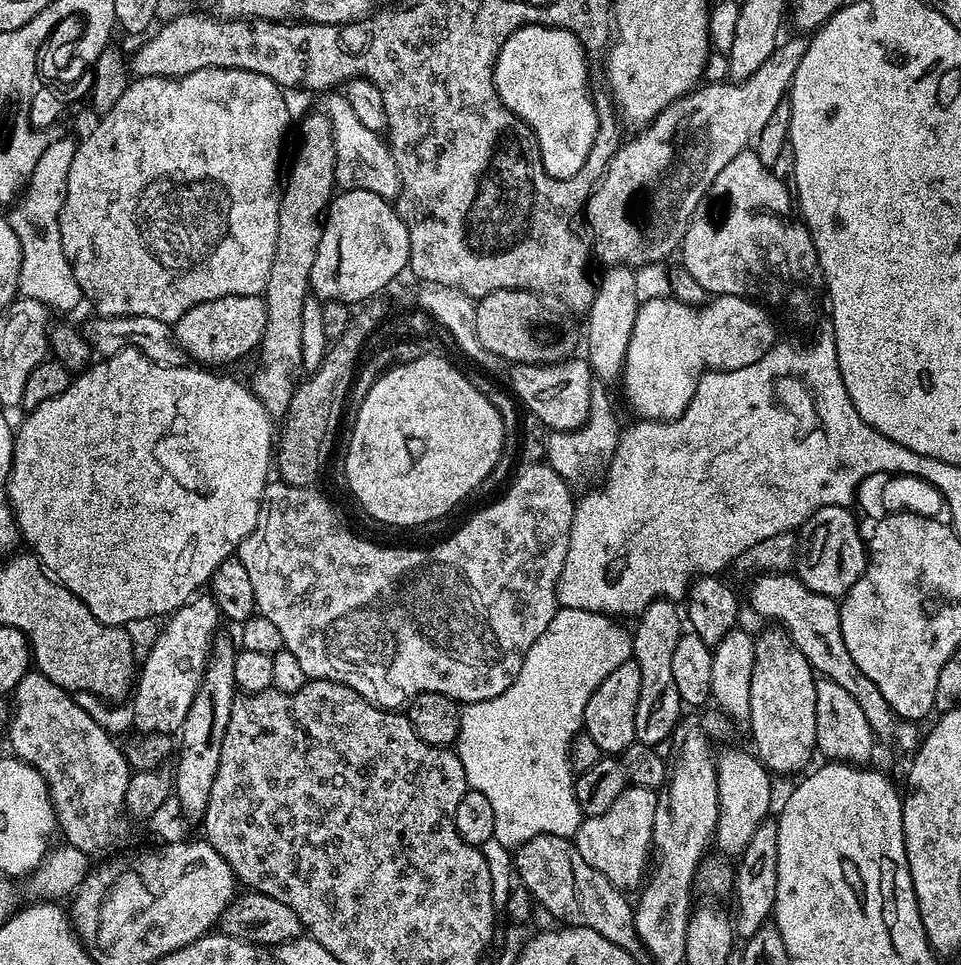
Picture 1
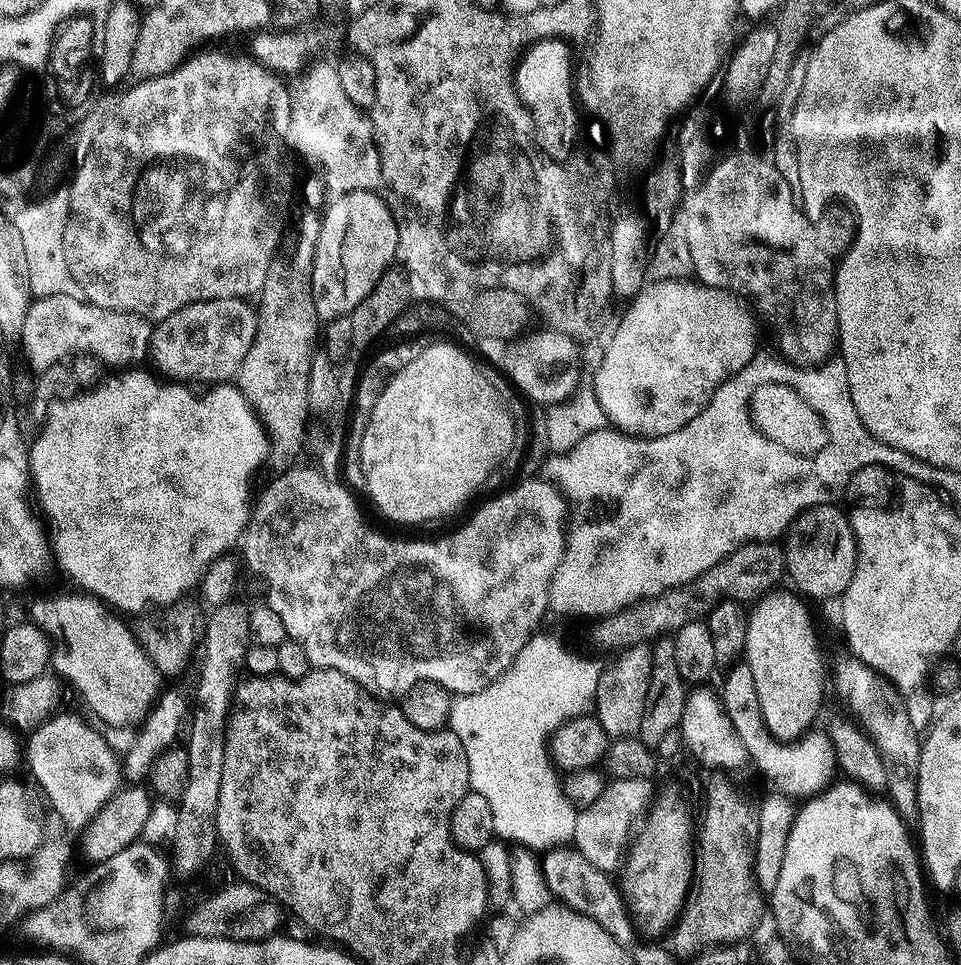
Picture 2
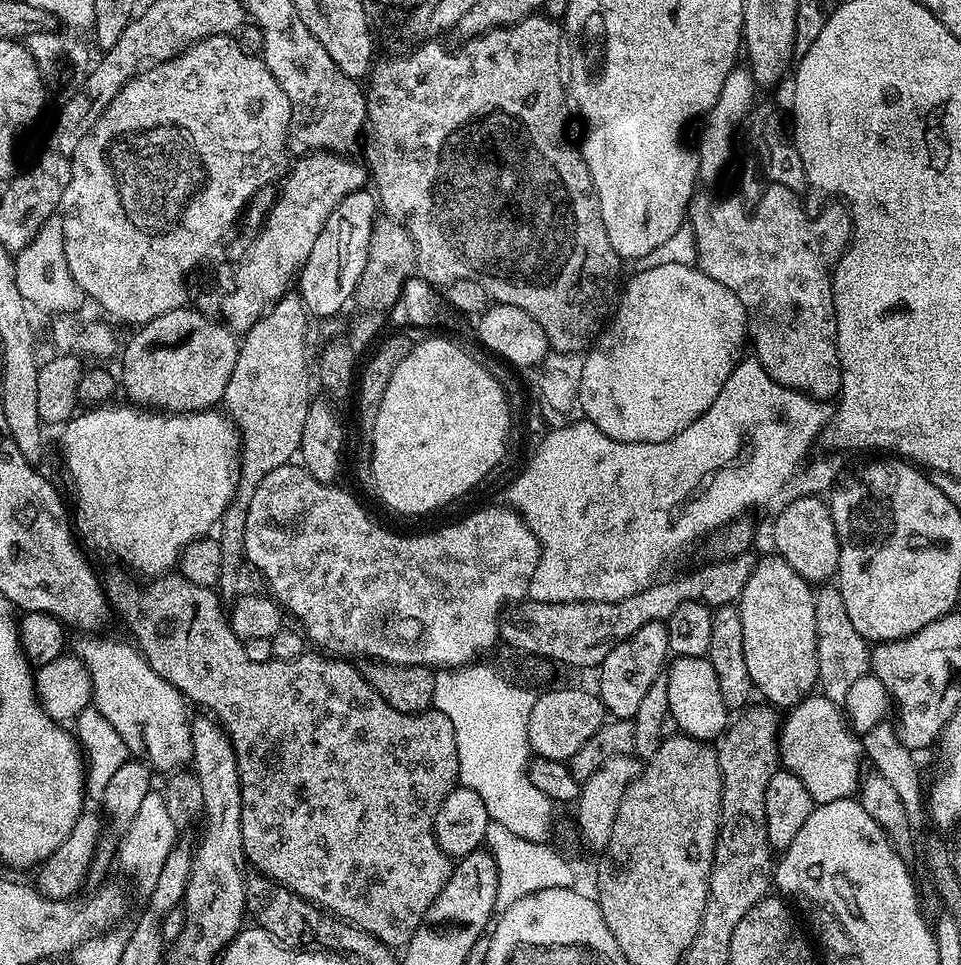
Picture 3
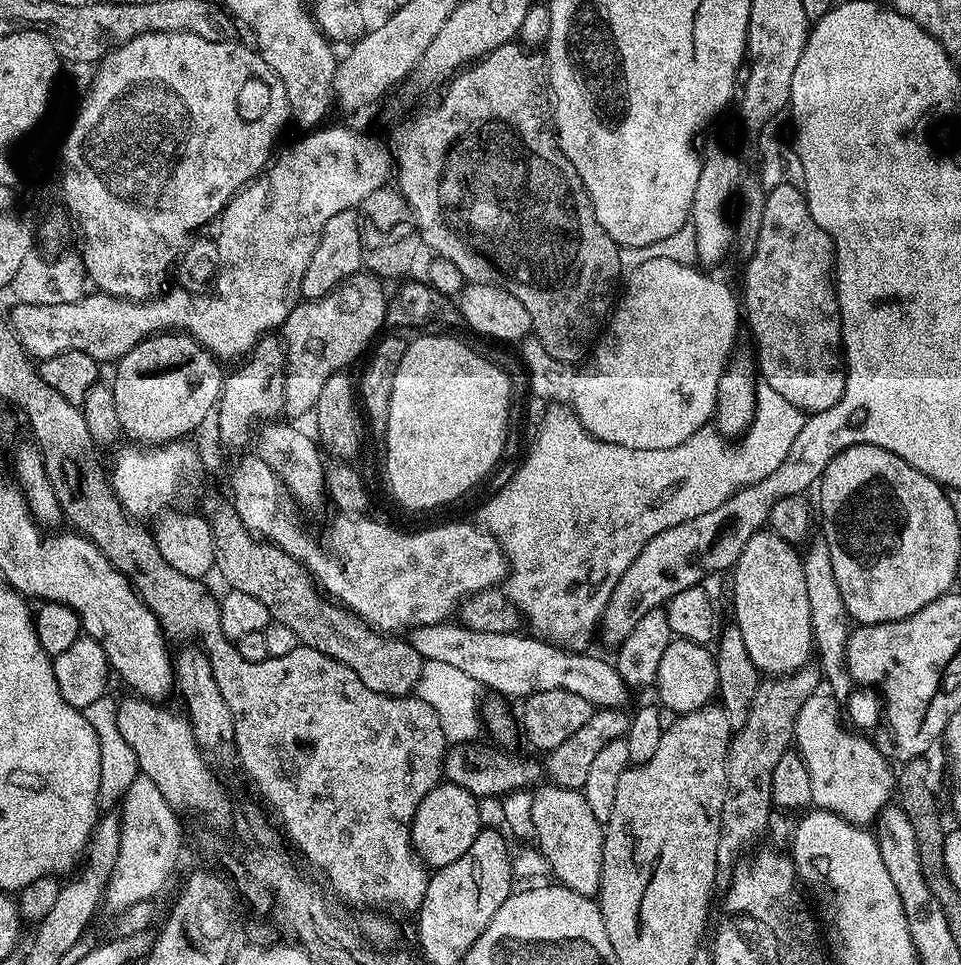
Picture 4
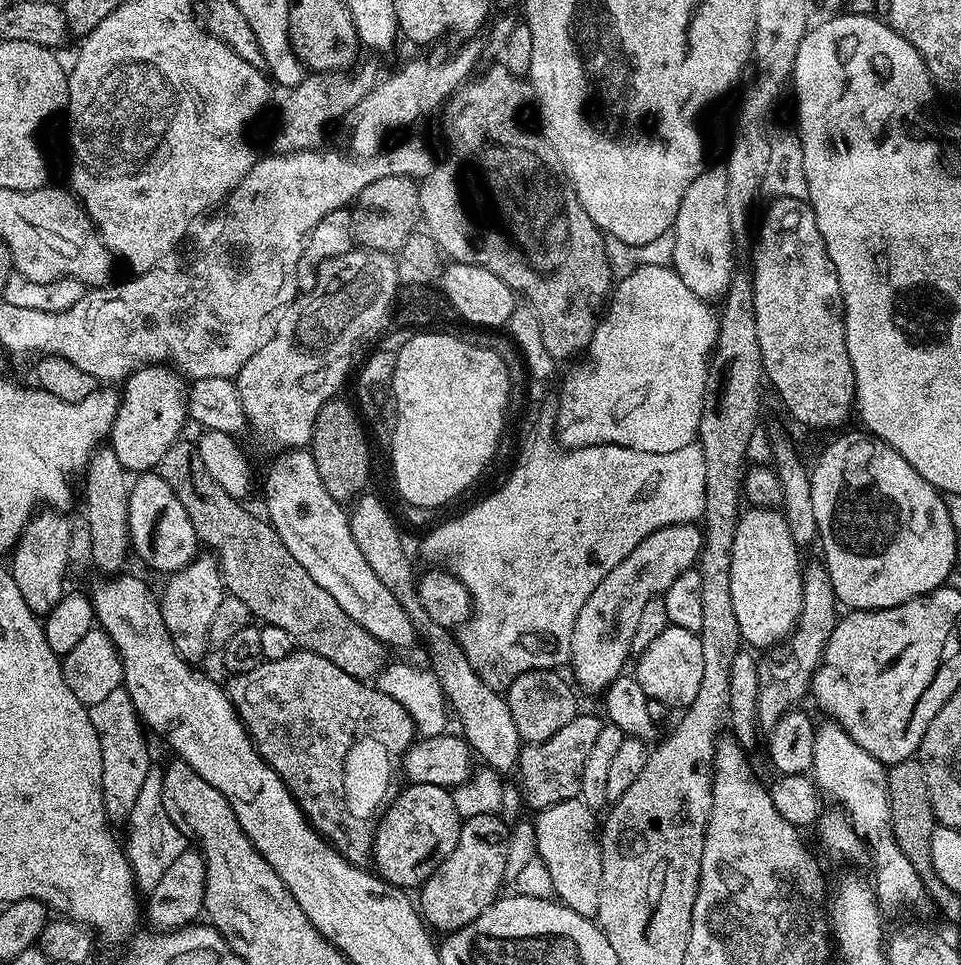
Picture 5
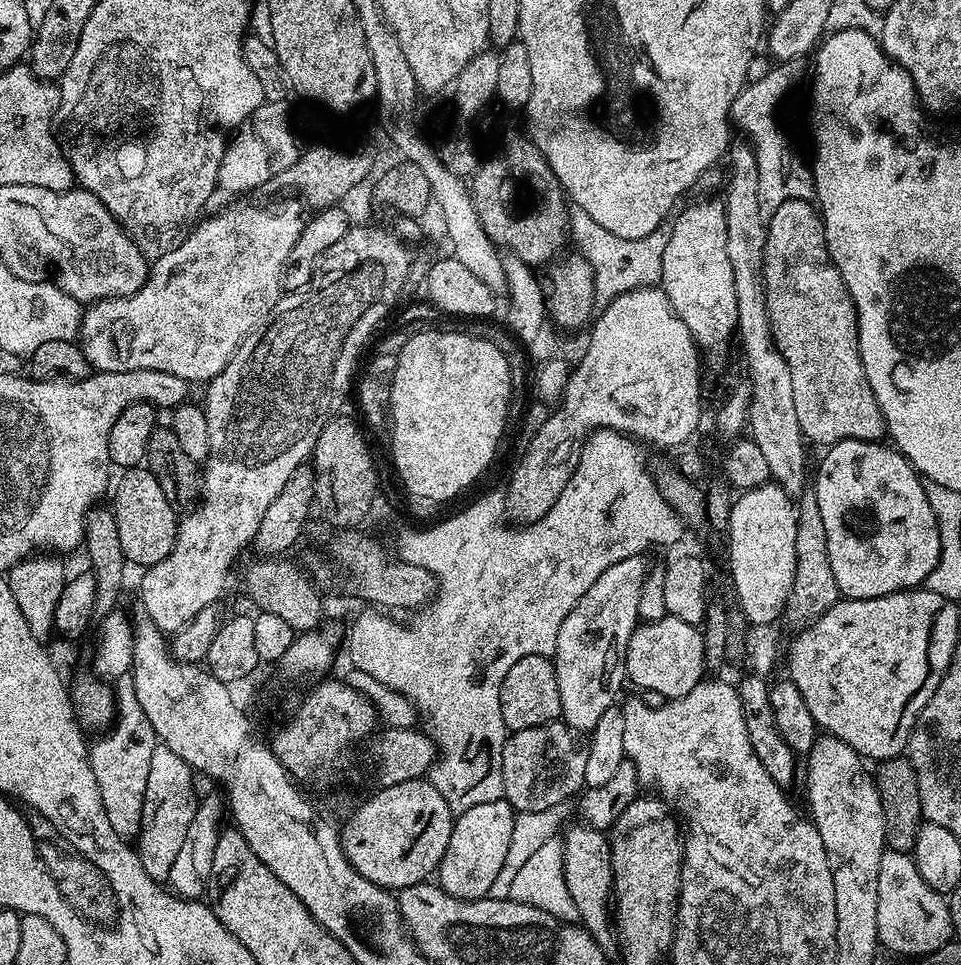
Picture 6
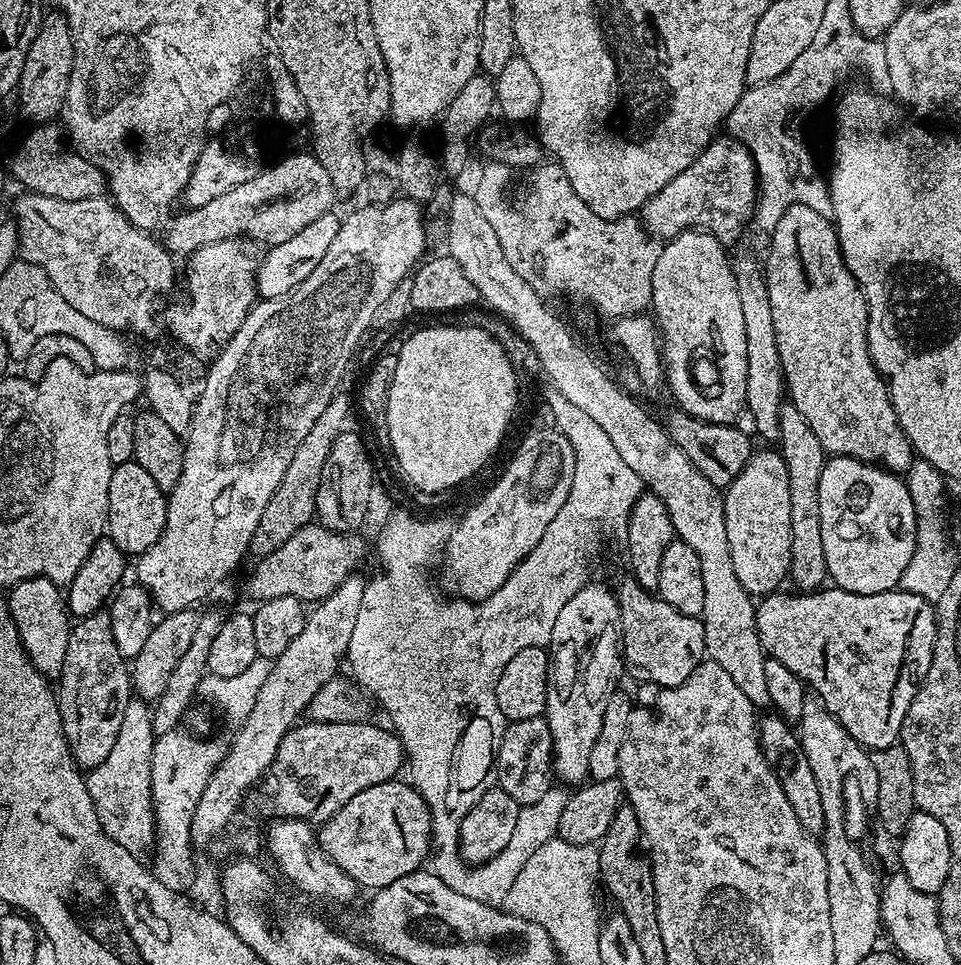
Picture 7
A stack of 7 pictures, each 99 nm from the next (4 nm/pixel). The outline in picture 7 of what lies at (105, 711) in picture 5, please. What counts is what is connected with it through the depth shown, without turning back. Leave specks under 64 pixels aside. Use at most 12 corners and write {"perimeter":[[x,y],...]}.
{"perimeter":[[132,698],[86,776],[102,830],[143,857],[156,843],[152,708]]}

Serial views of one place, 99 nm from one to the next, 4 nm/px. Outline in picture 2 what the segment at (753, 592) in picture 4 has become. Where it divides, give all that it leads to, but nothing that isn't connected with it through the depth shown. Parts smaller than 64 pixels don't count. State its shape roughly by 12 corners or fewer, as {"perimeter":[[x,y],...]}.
{"perimeter":[[751,605],[743,659],[764,725],[791,742],[824,704],[809,605]]}

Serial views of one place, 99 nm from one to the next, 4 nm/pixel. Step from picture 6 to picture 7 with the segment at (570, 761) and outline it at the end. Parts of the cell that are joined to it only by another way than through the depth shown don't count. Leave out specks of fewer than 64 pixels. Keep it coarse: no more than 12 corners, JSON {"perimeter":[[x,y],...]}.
{"perimeter":[[543,715],[505,727],[495,783],[522,806],[554,787]]}

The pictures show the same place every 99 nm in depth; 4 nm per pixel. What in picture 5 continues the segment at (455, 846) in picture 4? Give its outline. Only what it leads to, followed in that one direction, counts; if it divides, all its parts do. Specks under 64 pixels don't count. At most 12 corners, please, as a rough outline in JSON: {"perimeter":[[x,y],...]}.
{"perimeter":[[414,783],[383,809],[375,871],[416,890],[454,850],[449,789]]}

